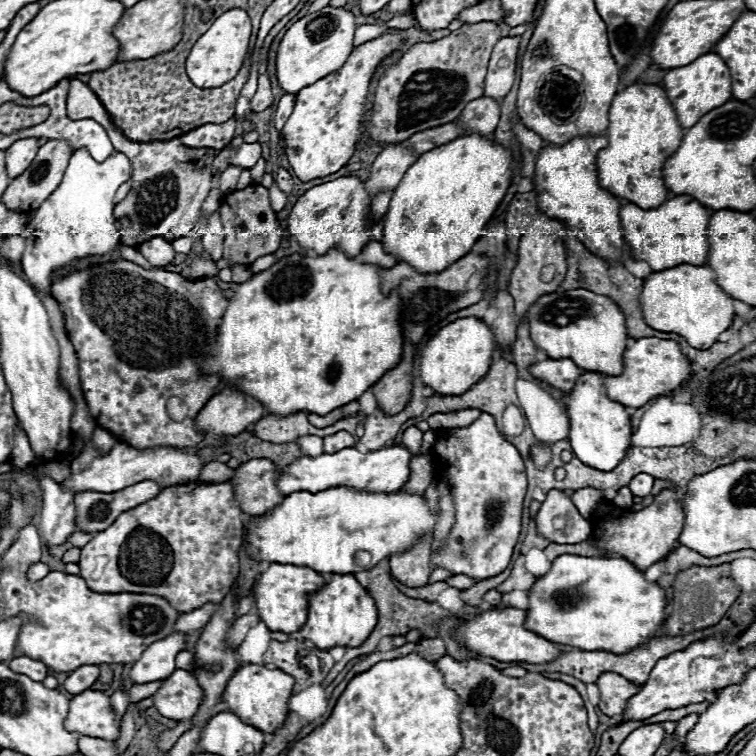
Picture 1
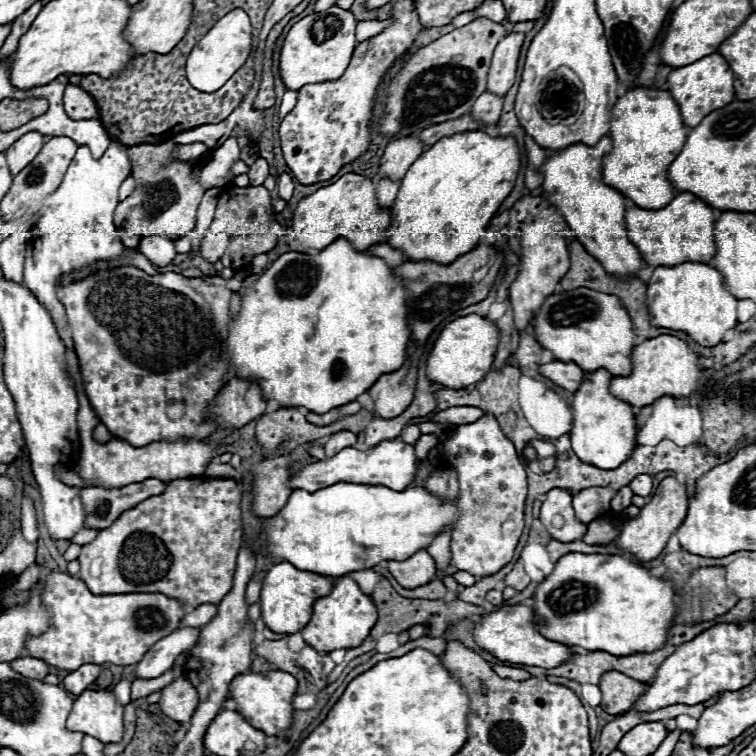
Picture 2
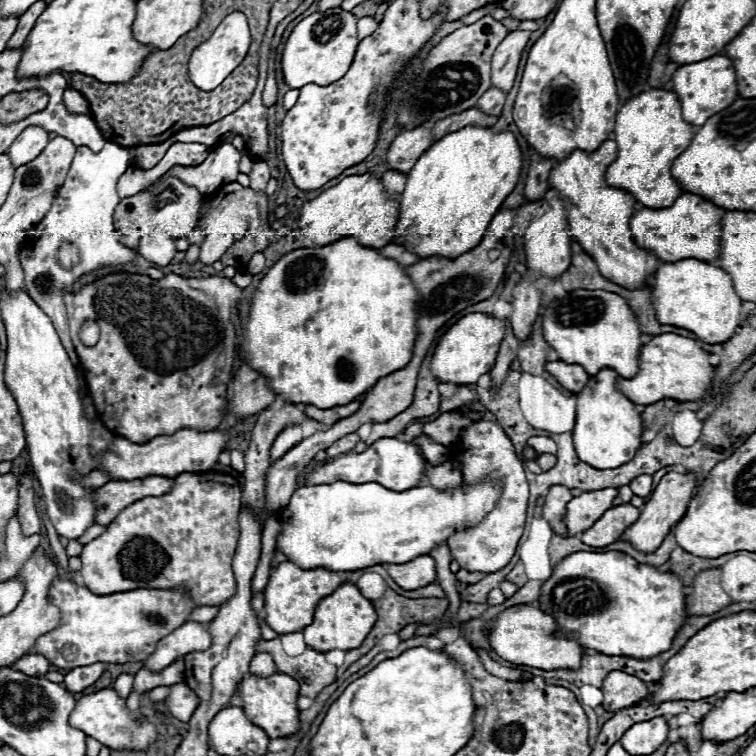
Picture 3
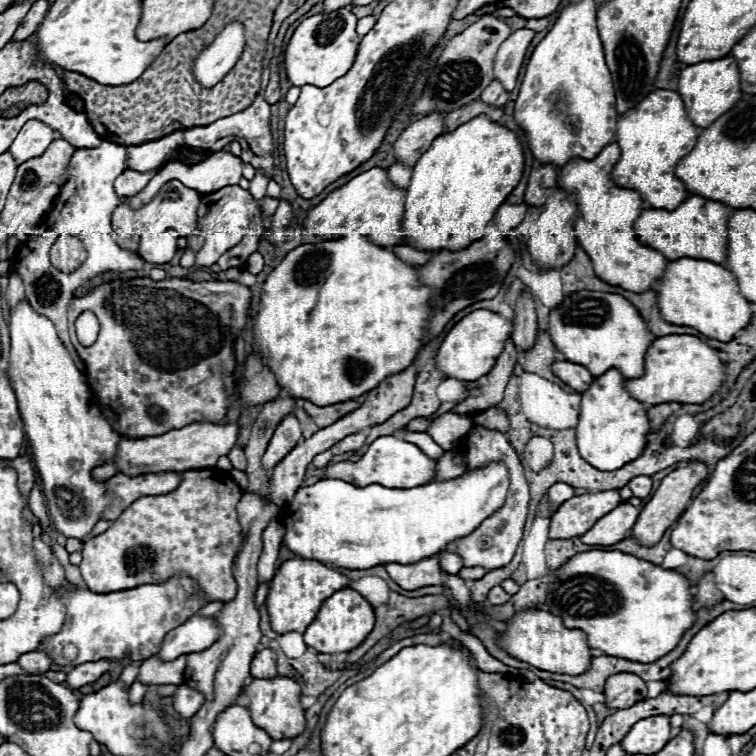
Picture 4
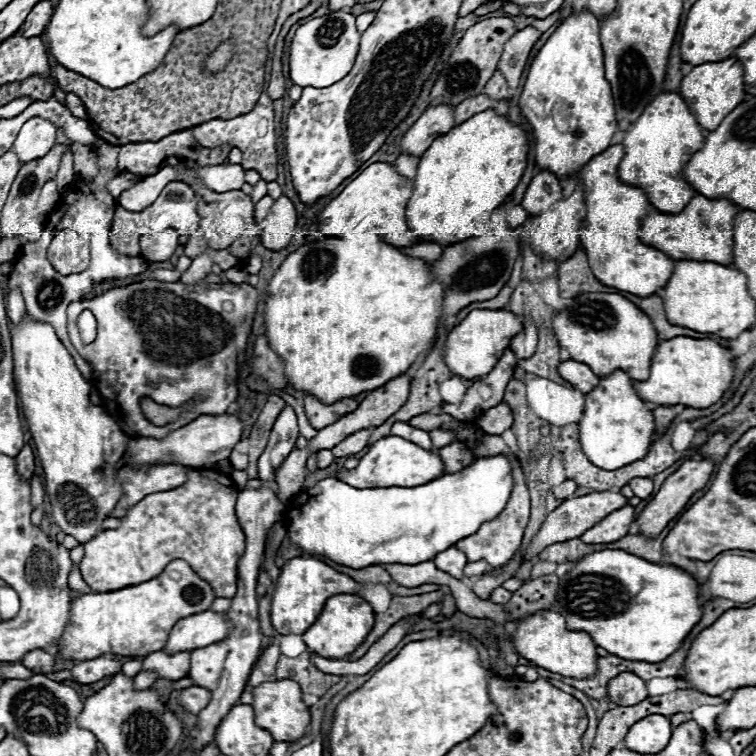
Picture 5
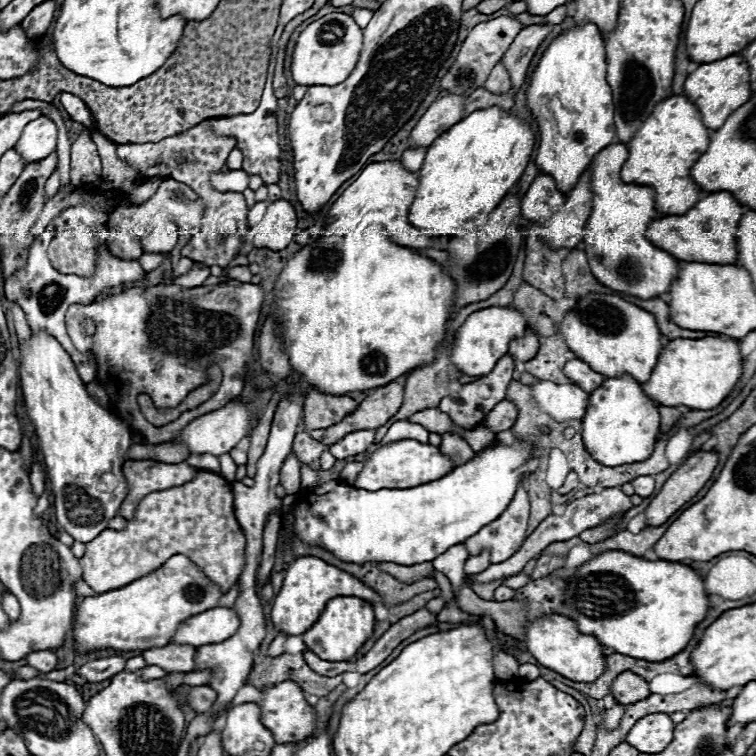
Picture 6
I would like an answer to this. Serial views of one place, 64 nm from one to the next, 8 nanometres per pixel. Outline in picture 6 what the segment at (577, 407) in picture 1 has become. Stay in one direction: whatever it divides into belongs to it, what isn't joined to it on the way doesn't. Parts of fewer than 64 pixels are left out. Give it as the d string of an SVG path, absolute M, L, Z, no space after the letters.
M632 376L608 378L600 388L590 392L586 416L582 418L584 446L592 458L604 466L624 466L646 460L656 444L660 432L660 414L654 400L650 400Z

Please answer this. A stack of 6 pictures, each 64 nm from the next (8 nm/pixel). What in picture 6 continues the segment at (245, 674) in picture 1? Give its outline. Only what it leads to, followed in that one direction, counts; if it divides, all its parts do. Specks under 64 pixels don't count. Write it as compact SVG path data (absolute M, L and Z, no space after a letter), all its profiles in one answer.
M286 680L262 692L262 724L274 732L278 744L300 742L314 734L316 714L312 712L312 706L304 700L298 684Z

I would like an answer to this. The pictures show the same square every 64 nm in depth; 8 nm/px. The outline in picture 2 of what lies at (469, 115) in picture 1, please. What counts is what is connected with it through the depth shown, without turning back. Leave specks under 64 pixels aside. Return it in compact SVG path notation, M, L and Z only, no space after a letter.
M484 92L476 104L470 108L470 114L484 122L486 126L492 126L498 122L500 118L500 110L502 110L502 104L504 104L504 96L498 96L498 94L492 94L492 92Z

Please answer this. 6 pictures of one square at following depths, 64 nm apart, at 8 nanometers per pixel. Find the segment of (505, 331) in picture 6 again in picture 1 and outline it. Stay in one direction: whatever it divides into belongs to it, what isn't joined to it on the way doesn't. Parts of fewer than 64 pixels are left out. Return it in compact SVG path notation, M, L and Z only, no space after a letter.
M474 316L458 318L444 328L440 328L424 346L420 376L426 386L432 386L436 394L462 394L490 370L494 352L494 334L492 330Z

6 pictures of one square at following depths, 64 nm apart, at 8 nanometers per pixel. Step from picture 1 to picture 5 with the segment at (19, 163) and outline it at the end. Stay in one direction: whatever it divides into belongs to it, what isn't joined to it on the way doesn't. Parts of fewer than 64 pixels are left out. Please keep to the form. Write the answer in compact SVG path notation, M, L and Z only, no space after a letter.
M30 118L22 126L12 150L18 154L20 162L38 160L38 158L46 156L52 150L52 146L56 144L56 132L58 132L58 128L50 120Z

